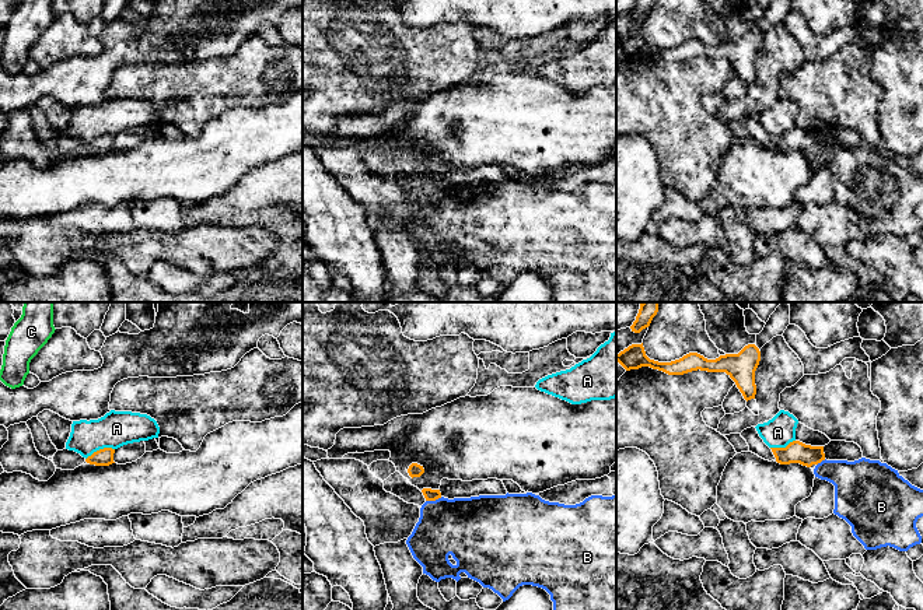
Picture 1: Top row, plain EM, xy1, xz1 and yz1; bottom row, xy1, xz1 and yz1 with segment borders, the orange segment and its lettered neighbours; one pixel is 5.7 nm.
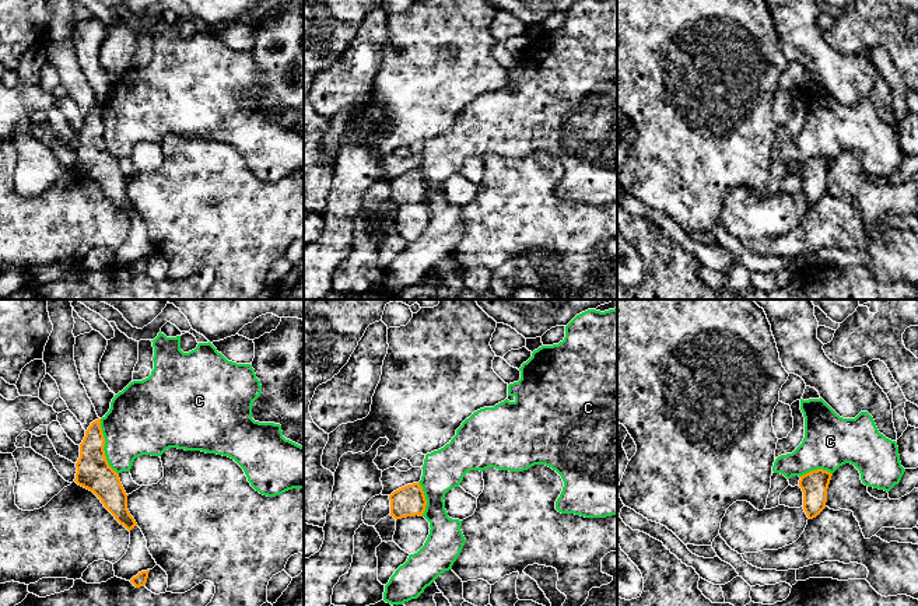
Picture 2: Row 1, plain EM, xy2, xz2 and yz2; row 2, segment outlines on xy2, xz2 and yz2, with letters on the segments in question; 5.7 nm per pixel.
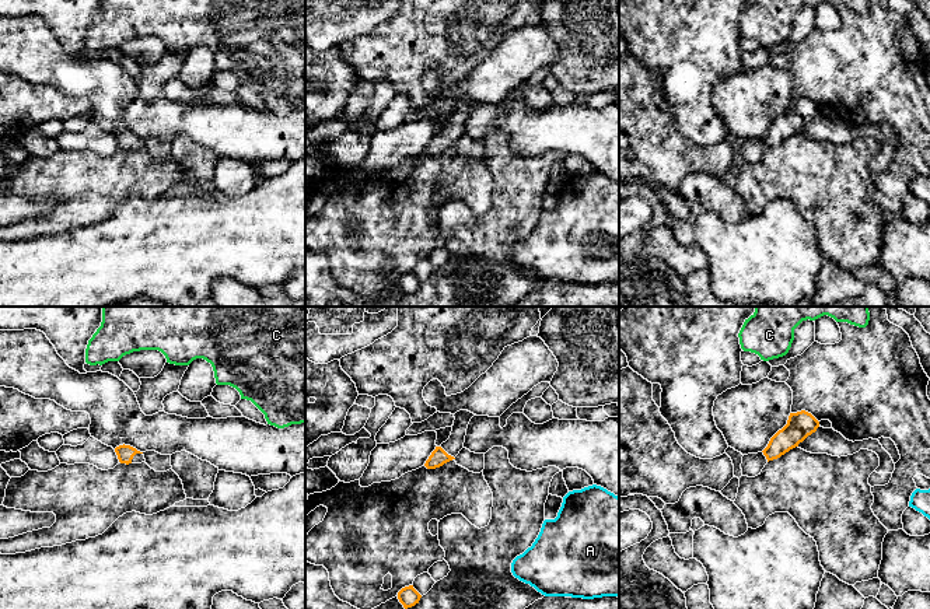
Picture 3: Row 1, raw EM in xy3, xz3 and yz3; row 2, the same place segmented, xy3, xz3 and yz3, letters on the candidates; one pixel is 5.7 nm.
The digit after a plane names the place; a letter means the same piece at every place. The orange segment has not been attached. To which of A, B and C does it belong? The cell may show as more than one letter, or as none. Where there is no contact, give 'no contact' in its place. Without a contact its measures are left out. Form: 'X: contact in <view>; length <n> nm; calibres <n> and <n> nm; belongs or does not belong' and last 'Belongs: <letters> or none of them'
A: contact in xy1; length 180 nm; calibres 100 and 200 nm; does not belong
B: contact in xz1; length 100 nm; calibres 70 and 360 nm; does not belong
C: contact in xy2; length 340 nm; calibres 200 and 380 nm; does not belong
Belongs: none of them

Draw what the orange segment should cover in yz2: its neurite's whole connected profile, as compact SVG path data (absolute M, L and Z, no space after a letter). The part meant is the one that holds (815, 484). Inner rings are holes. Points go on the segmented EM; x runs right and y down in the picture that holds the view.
M823 469L800 476L799 487L803 491L803 509L809 519L816 518L826 508L831 476L830 472Z

